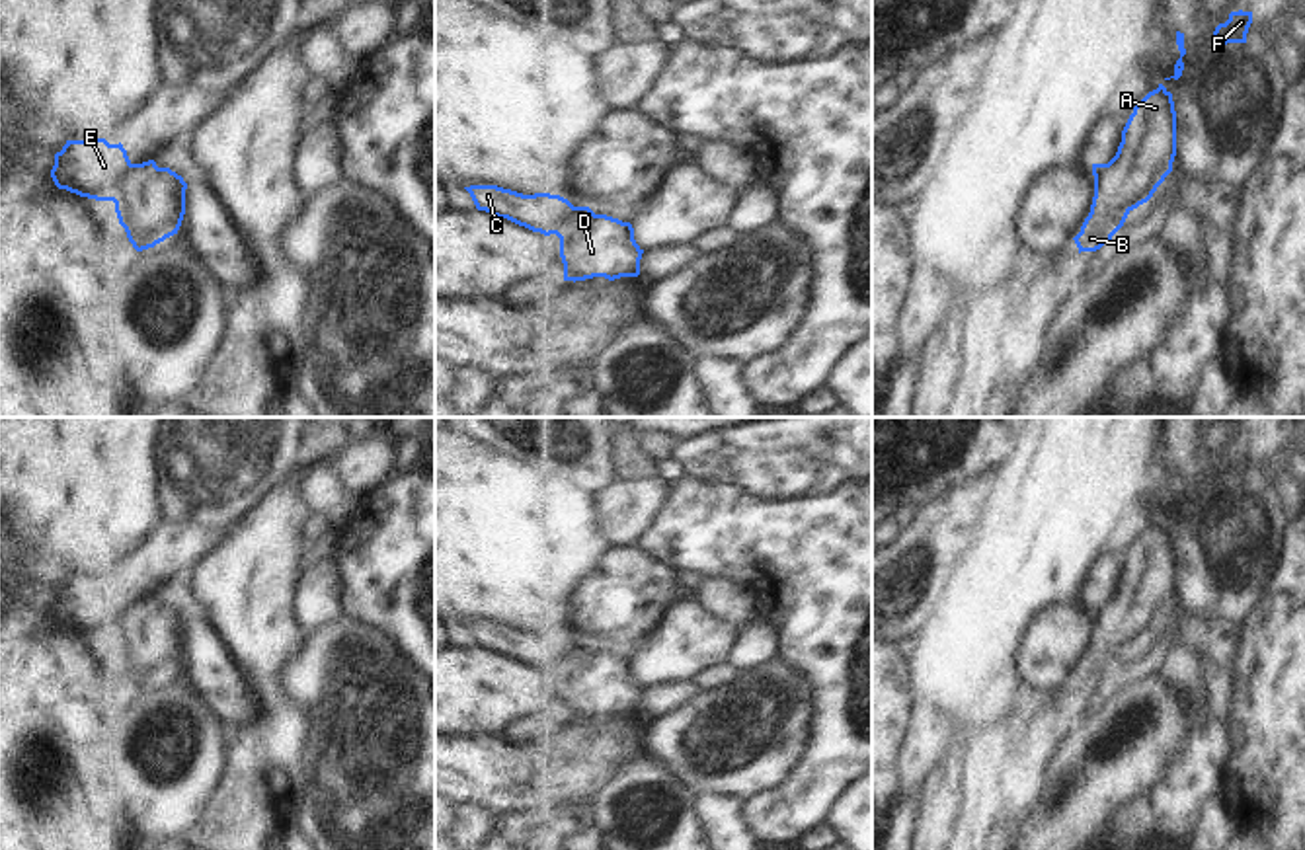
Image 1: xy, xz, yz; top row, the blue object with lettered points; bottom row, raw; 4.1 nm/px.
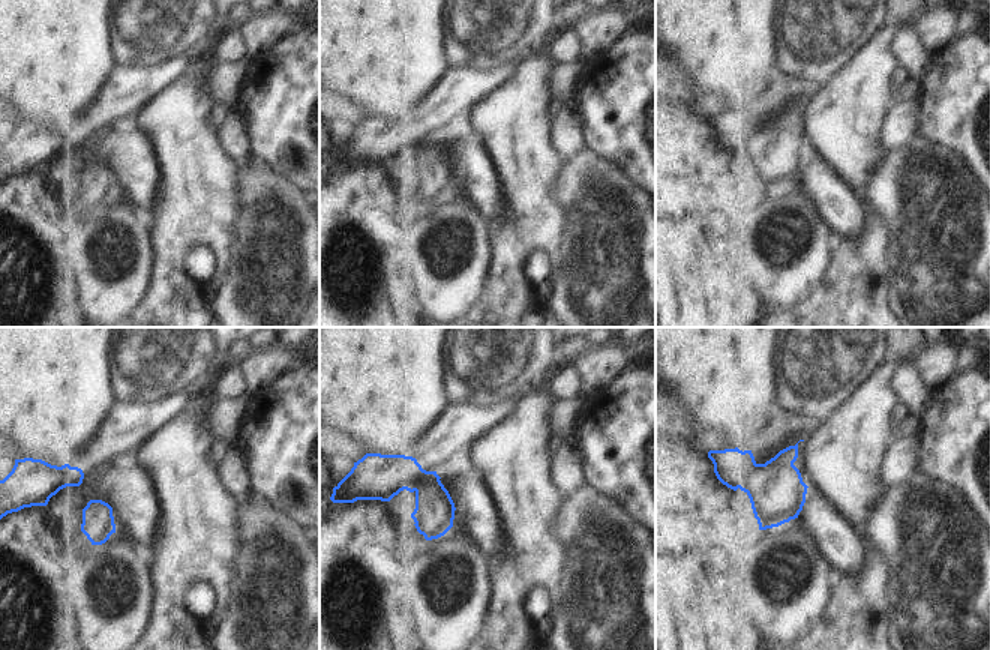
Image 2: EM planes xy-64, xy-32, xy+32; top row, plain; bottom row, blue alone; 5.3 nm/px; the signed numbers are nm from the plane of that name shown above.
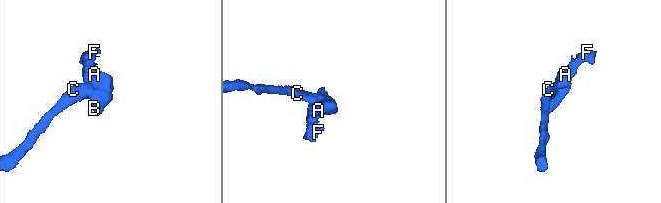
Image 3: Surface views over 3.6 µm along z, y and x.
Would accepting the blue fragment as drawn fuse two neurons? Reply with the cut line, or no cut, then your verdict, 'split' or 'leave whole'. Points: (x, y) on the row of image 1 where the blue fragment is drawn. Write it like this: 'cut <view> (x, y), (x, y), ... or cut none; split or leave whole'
cut xy (131, 164), (114, 201); split

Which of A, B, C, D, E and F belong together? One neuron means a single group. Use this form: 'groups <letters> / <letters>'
groups A B D F / C E

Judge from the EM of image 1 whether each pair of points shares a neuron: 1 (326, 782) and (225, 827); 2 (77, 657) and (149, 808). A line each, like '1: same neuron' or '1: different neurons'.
1: different neurons
2: different neurons

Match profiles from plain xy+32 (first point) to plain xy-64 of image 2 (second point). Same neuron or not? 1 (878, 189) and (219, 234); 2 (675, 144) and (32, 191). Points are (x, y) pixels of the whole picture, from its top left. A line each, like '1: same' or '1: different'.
1: different
2: same

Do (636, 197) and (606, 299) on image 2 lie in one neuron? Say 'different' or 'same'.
same

